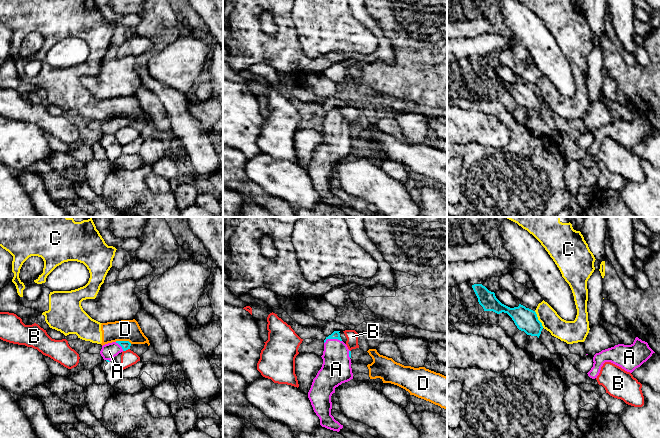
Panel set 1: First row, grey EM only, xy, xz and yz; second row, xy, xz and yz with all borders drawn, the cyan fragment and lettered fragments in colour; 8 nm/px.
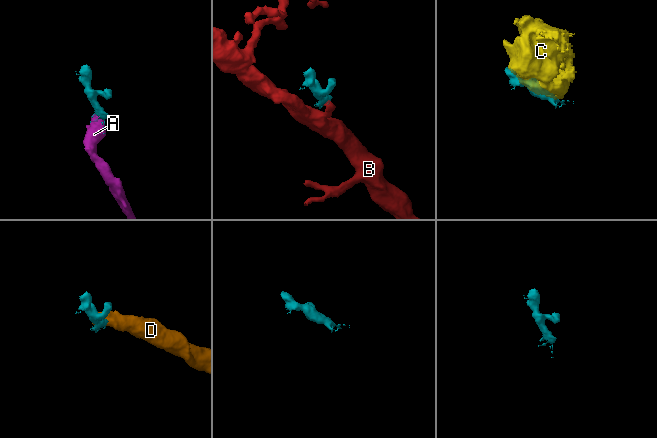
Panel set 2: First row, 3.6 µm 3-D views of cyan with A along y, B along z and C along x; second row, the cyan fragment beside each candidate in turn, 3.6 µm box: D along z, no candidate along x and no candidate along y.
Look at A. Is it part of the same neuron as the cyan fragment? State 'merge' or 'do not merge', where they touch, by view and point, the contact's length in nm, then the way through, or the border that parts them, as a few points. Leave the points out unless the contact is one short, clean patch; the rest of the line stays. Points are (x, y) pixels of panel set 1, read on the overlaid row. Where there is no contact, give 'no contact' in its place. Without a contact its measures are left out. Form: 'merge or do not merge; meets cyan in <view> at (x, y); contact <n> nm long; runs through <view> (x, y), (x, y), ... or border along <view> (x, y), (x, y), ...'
merge; meets cyan in xz at (332, 338); contact 150 nm long; runs through xz (335, 335), (332, 338), (336, 352), (336, 368)

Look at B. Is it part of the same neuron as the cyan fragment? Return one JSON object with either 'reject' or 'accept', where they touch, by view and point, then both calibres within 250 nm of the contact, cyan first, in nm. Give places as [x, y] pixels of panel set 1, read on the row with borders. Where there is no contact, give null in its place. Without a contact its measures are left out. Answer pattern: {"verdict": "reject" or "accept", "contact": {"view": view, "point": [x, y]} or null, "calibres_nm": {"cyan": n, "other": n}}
{"verdict": "reject", "contact": {"view": "xy", "point": [126, 349]}, "calibres_nm": {"cyan": 70, "other": 130}}

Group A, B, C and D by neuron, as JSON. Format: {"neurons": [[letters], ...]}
{"neurons": [["A"], ["B"], ["C", "D"]]}

